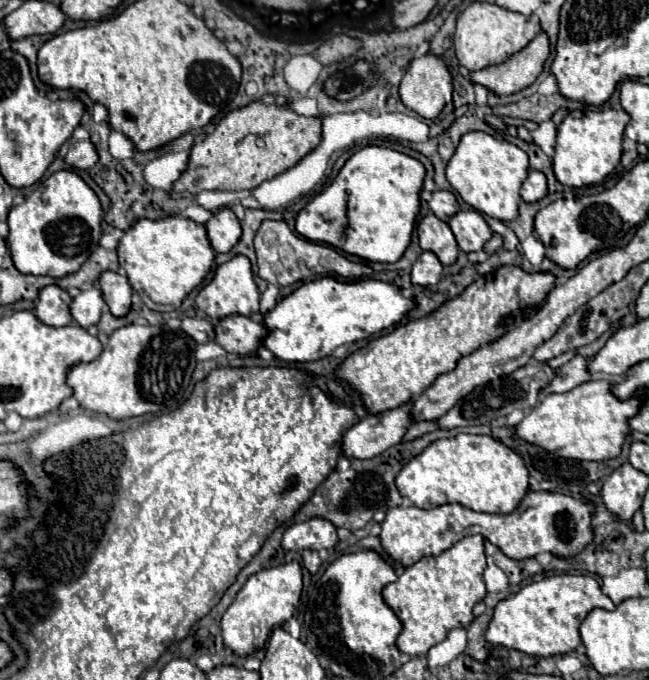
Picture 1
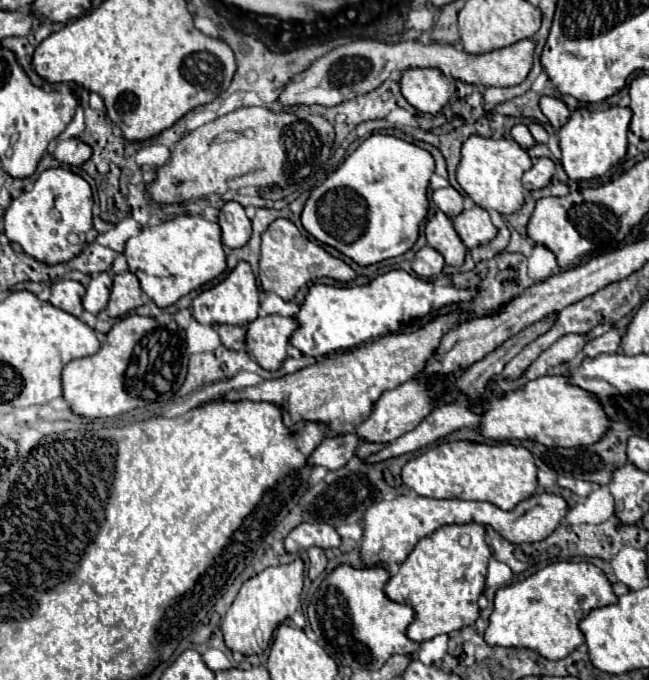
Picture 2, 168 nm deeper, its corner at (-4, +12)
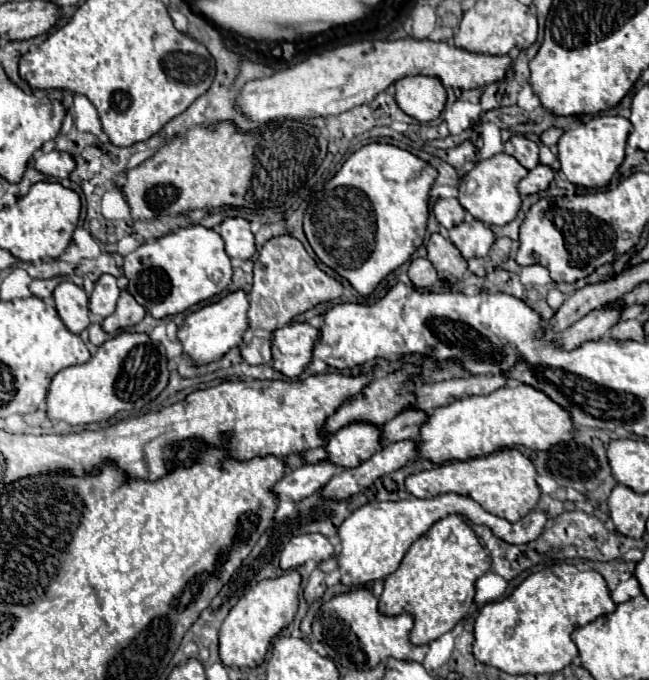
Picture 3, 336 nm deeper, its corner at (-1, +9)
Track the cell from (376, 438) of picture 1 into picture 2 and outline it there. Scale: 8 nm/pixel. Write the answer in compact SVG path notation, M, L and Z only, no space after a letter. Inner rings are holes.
M347 432L345 436L325 436L323 442L315 448L309 458L311 466L327 466L331 470L345 466L363 440L357 440L355 432Z

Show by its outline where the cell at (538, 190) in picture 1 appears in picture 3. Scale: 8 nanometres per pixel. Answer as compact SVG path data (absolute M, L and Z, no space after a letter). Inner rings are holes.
M538 165L538 167L534 167L534 169L520 181L518 191L520 191L522 197L524 197L524 195L538 193L538 191L544 191L544 189L548 189L548 185L552 183L552 179L554 179L552 169L546 167L546 165Z

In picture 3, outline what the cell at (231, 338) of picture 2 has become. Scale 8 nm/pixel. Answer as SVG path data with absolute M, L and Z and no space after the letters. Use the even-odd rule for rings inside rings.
M254 337L250 345L240 347L240 353L250 365L272 365L272 341L266 337Z

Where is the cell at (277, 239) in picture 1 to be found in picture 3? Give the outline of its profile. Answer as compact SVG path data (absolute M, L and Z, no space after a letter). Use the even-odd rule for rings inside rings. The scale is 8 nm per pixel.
M282 235L270 239L262 251L258 261L254 263L254 283L248 295L250 313L248 325L250 329L264 329L274 333L280 327L286 327L296 315L306 313L316 307L316 303L328 303L342 295L342 285L328 277L316 261L306 253L302 243L292 235Z

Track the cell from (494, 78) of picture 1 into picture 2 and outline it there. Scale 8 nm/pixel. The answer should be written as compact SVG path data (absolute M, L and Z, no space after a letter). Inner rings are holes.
M357 40L343 46L333 48L325 56L321 56L313 66L309 66L303 74L295 76L279 96L279 102L283 106L295 106L295 104L321 104L321 106L337 106L345 100L351 100L355 96L367 94L381 86L393 70L407 70L407 68L439 68L443 74L453 76L467 84L477 86L515 86L521 84L527 74L531 72L535 56L535 40L521 40L507 48L499 48L487 54L467 54L463 50L457 50L449 44L423 44L419 40L415 42L399 42L399 44L383 44L377 40Z

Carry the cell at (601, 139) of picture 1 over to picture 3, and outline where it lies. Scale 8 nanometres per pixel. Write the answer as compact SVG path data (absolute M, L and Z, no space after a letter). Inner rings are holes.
M594 115L590 121L568 129L558 141L558 159L562 173L574 185L604 187L624 161L626 139L632 131L632 123L620 115Z

